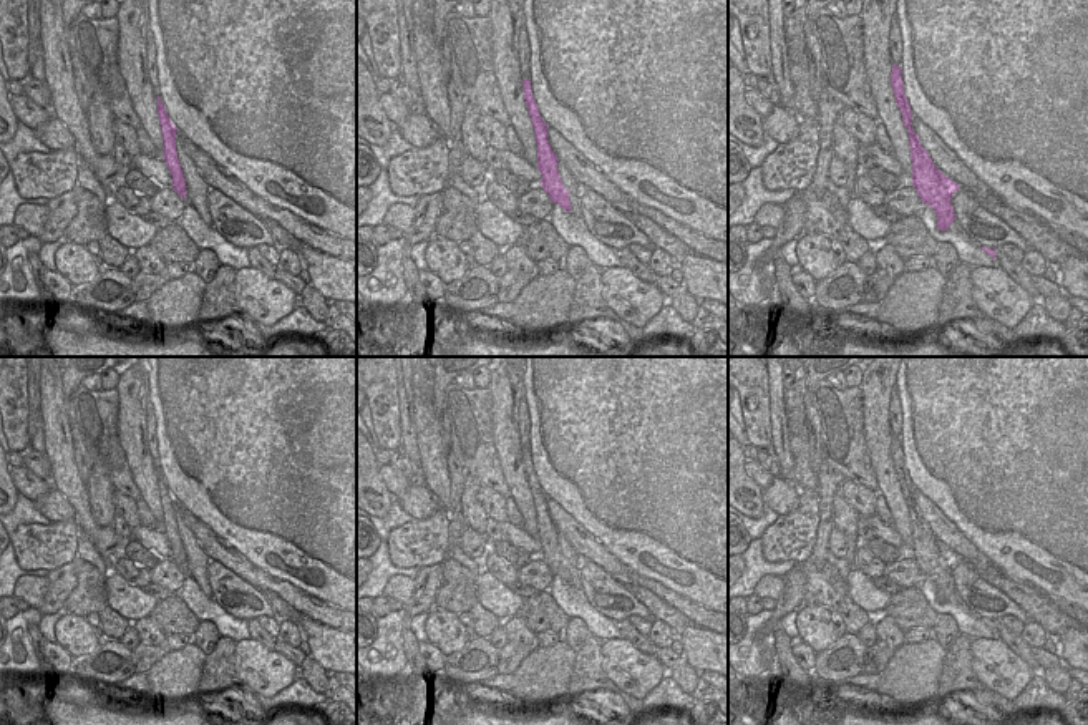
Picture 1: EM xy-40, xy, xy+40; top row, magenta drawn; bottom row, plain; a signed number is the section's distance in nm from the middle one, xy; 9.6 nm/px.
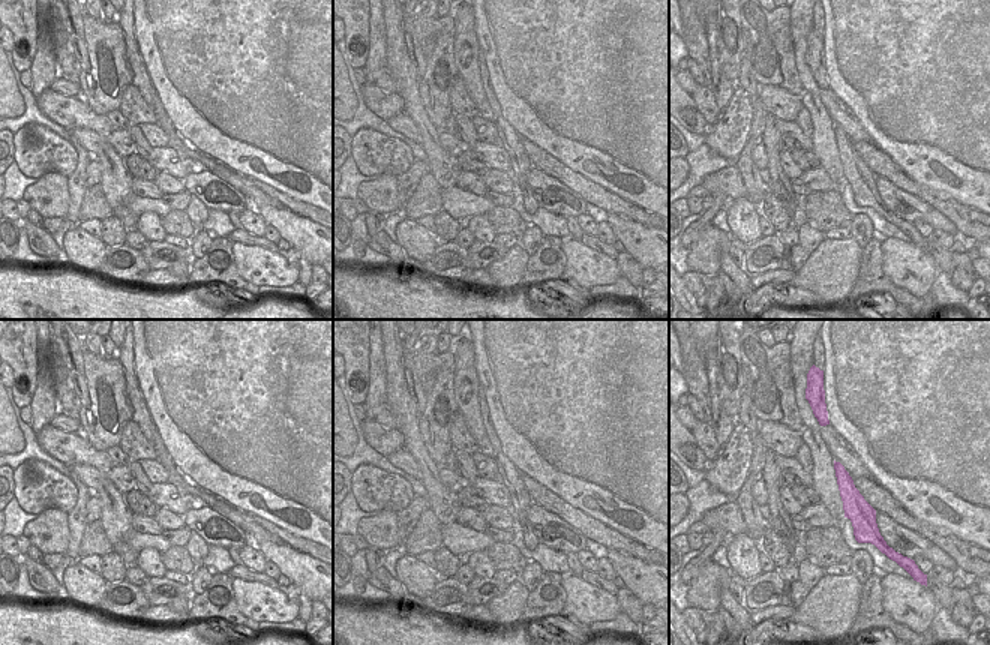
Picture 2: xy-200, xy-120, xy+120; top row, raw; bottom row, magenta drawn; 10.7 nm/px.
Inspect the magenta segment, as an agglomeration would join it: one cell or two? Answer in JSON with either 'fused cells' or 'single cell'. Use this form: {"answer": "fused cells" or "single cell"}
{"answer": "single cell"}

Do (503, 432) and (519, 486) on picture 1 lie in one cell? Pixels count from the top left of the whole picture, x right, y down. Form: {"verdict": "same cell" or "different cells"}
{"verdict": "same cell"}

